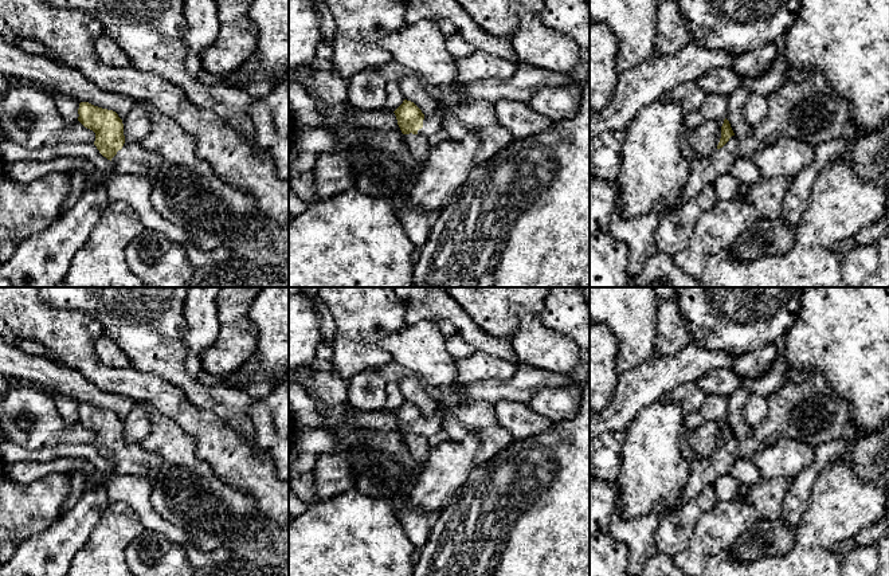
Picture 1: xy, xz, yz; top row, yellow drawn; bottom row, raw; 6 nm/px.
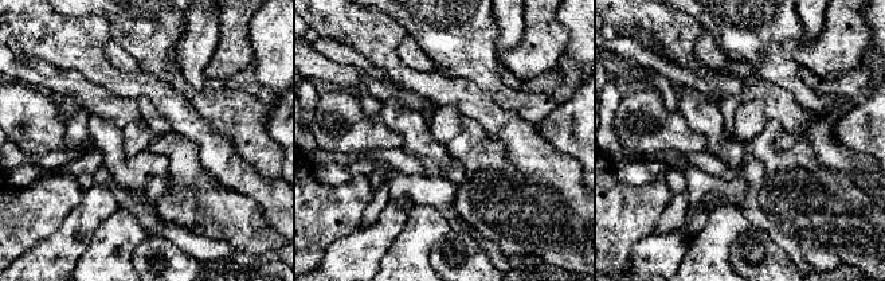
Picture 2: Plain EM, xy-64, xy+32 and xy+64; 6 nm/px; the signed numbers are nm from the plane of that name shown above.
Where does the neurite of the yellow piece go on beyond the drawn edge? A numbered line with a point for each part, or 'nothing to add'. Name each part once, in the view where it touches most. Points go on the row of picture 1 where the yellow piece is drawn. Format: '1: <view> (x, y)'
1: xy (132, 159)

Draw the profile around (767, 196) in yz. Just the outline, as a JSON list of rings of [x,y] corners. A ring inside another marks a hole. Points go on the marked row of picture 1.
[[[783,176],[764,179],[751,185],[744,200],[755,207],[761,219],[779,220],[788,188],[790,180]]]

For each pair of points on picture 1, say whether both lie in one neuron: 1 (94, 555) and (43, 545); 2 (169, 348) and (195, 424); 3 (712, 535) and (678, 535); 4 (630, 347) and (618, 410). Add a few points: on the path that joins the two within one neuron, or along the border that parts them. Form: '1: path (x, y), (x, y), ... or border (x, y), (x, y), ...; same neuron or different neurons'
1: border (96, 525), (71, 561); different neurons
2: border (160, 377), (176, 386), (194, 404), (212, 414); different neurons
3: border (711, 508), (701, 516), (689, 544), (672, 557); different neurons
4: border (654, 359), (647, 359), (621, 373); different neurons

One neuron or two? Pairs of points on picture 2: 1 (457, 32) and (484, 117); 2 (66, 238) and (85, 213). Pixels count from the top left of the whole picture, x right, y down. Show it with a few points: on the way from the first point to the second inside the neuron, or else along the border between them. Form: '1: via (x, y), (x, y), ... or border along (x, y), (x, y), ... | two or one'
1: border along (445, 71), (485, 89), (496, 104) | two
2: via (71, 231), (82, 219) | one

